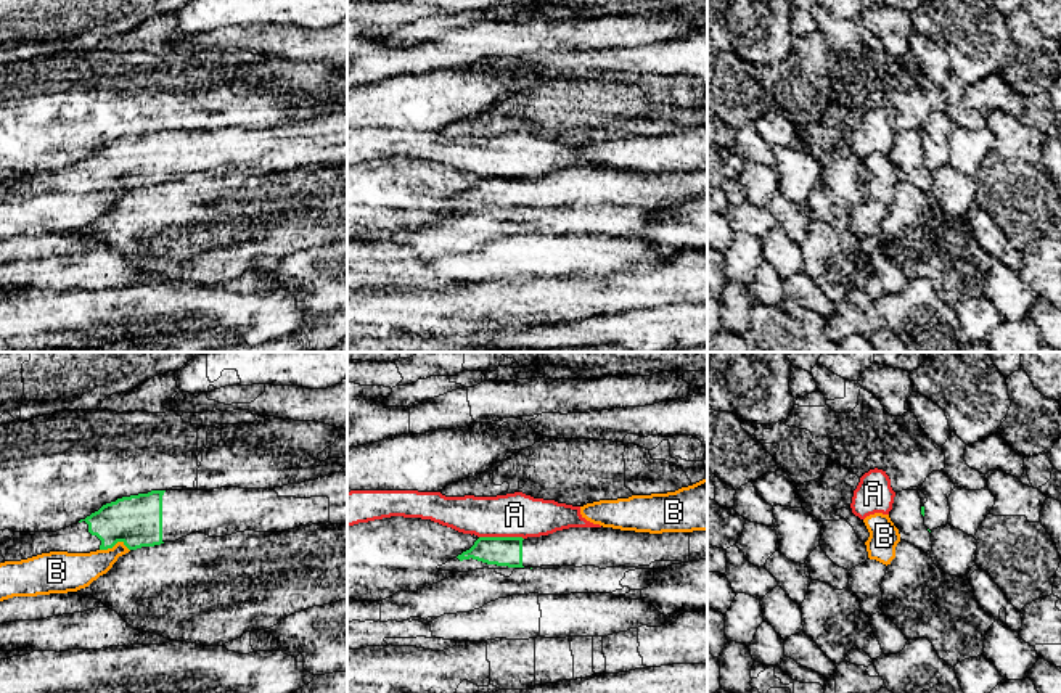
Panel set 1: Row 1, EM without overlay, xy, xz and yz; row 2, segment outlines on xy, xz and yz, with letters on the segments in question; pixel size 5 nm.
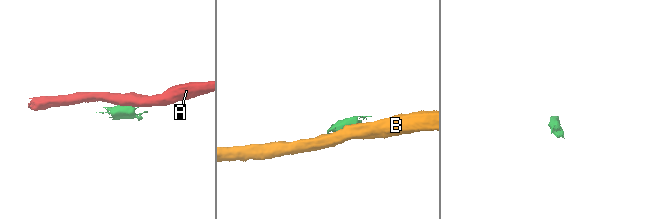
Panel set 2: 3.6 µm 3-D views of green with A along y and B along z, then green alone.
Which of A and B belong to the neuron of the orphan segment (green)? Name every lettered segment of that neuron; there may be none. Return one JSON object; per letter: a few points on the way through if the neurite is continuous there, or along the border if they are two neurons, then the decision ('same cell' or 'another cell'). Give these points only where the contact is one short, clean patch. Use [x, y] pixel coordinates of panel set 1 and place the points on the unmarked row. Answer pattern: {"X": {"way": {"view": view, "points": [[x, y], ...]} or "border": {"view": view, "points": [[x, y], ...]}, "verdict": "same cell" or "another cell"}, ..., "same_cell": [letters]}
{"A": {"border": {"view": "xz", "points": [[479, 176], [520, 176], [523, 179]]}, "verdict": "another cell"}, "B": {"verdict": "another cell"}, "same_cell": []}

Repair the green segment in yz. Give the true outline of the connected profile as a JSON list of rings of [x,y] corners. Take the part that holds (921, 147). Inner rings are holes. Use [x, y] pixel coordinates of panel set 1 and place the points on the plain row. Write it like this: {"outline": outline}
{"outline": [[[918,130],[895,132],[889,158],[899,169],[900,180],[905,180],[924,193],[931,195],[932,182],[931,172],[924,166],[924,146]]]}

